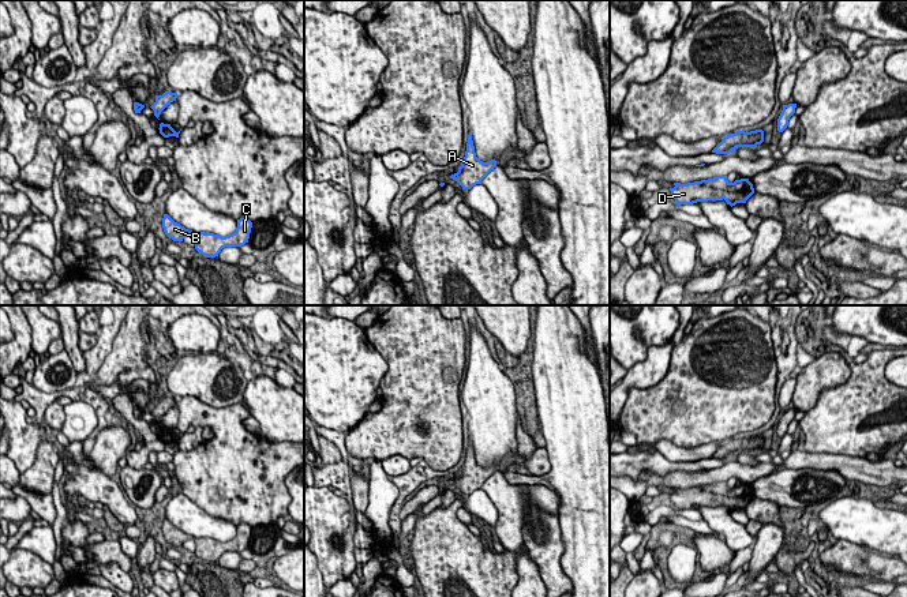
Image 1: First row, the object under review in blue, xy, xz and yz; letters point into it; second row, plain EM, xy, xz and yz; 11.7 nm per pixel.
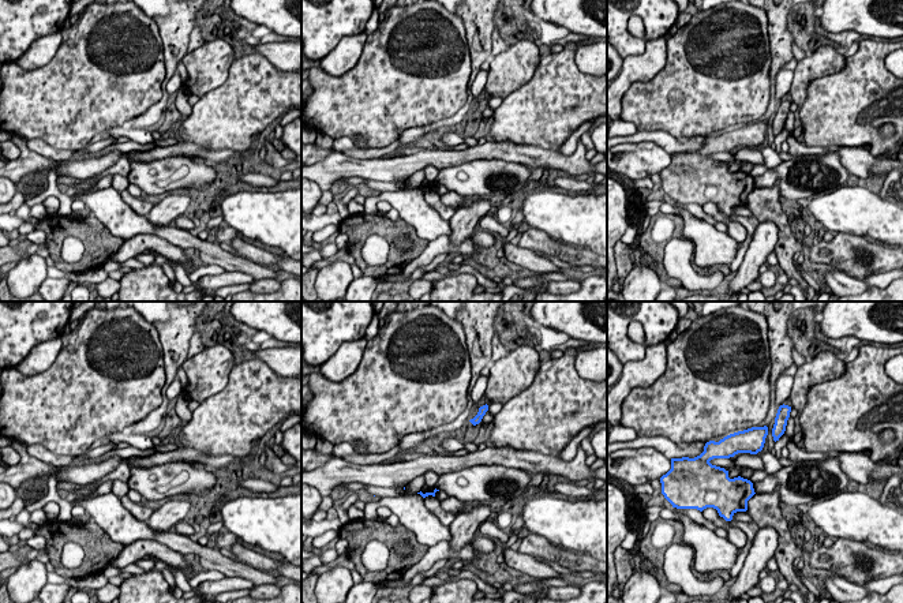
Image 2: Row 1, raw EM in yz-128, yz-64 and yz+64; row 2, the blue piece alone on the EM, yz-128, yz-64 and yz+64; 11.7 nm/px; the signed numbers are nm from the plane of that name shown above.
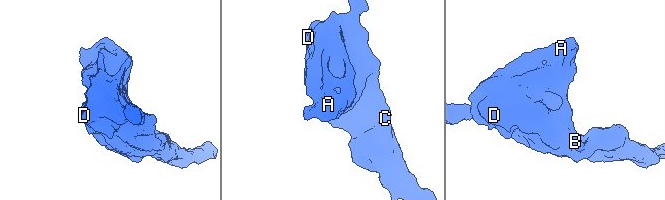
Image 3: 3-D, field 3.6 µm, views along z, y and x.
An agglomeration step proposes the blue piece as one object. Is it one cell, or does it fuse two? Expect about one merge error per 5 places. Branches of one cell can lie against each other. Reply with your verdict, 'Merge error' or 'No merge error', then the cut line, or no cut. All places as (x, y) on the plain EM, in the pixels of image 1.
No merge error. No split

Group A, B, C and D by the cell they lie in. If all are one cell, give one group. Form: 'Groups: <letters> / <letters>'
Groups: A B C D

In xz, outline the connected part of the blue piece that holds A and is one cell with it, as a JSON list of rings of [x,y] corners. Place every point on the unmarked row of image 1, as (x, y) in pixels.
[[[472,439],[468,440],[465,462],[458,473],[458,477],[450,483],[456,485],[462,495],[471,495],[476,489],[481,489],[481,485],[496,472],[496,466],[491,465],[483,468],[476,462]]]

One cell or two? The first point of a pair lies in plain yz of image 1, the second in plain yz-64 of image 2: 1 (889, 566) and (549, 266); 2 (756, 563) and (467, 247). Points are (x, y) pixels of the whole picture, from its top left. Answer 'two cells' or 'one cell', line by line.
1: two cells
2: two cells

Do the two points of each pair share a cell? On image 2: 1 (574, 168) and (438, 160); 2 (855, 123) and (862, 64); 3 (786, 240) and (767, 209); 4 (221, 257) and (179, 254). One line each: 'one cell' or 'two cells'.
1: one cell
2: one cell
3: one cell
4: two cells

